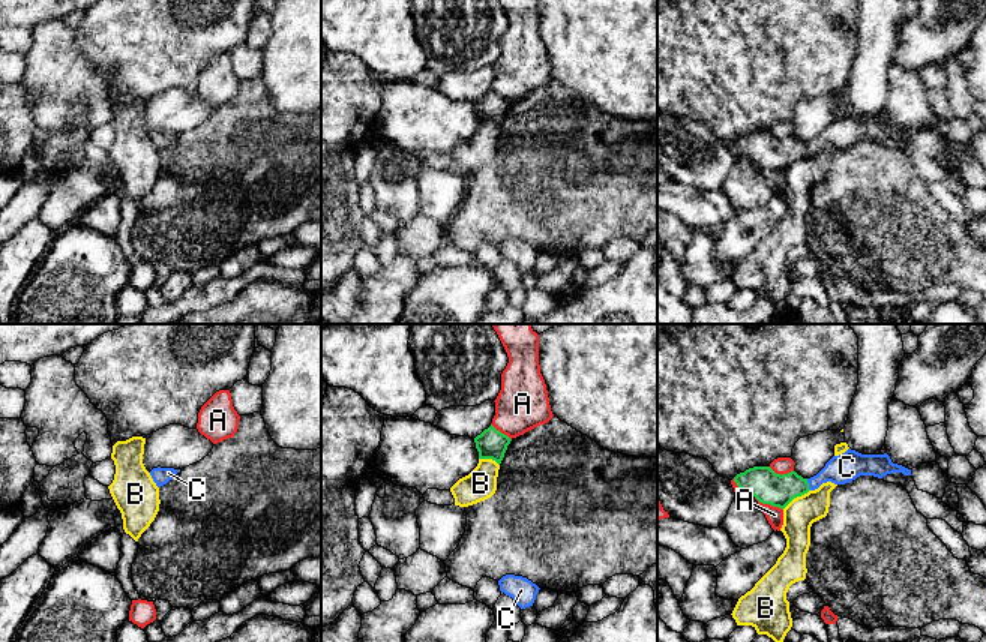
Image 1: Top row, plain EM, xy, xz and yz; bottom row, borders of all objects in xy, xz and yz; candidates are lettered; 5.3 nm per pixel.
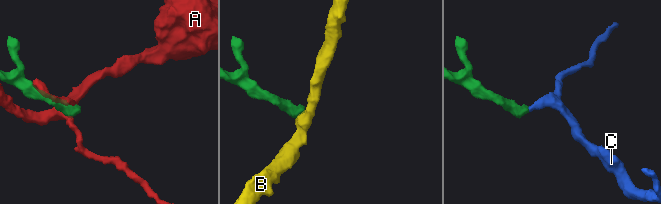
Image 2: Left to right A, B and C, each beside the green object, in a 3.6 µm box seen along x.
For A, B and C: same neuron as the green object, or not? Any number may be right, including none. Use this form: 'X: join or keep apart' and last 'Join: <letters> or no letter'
A: keep apart
B: keep apart
C: join
Join: C

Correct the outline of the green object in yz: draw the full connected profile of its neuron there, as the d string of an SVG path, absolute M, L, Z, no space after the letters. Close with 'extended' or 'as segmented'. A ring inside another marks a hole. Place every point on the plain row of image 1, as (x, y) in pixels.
M848 112L833 120L813 141L803 142L795 135L776 138L770 130L753 130L734 141L737 150L750 156L759 166L785 172L794 162L818 153L822 147L845 148L860 140L882 142L887 138L902 136L911 140L911 134L893 128L887 117L861 118Z; extended

